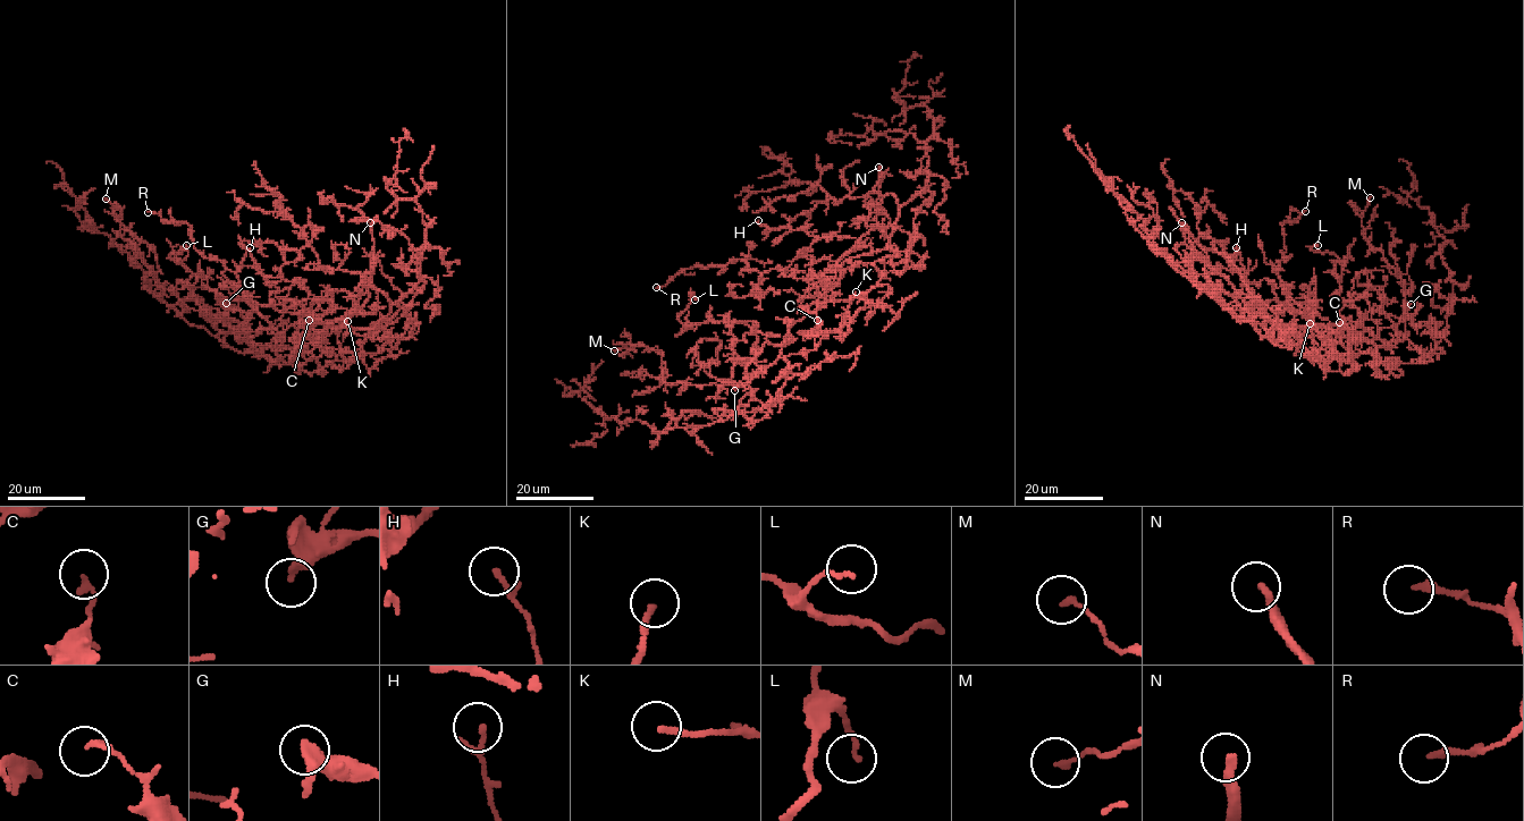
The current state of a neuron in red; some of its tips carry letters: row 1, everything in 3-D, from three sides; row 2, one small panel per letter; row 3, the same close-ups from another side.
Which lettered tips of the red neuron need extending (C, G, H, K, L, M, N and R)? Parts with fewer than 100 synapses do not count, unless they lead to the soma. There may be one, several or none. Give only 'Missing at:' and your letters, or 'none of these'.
Missing at: N

